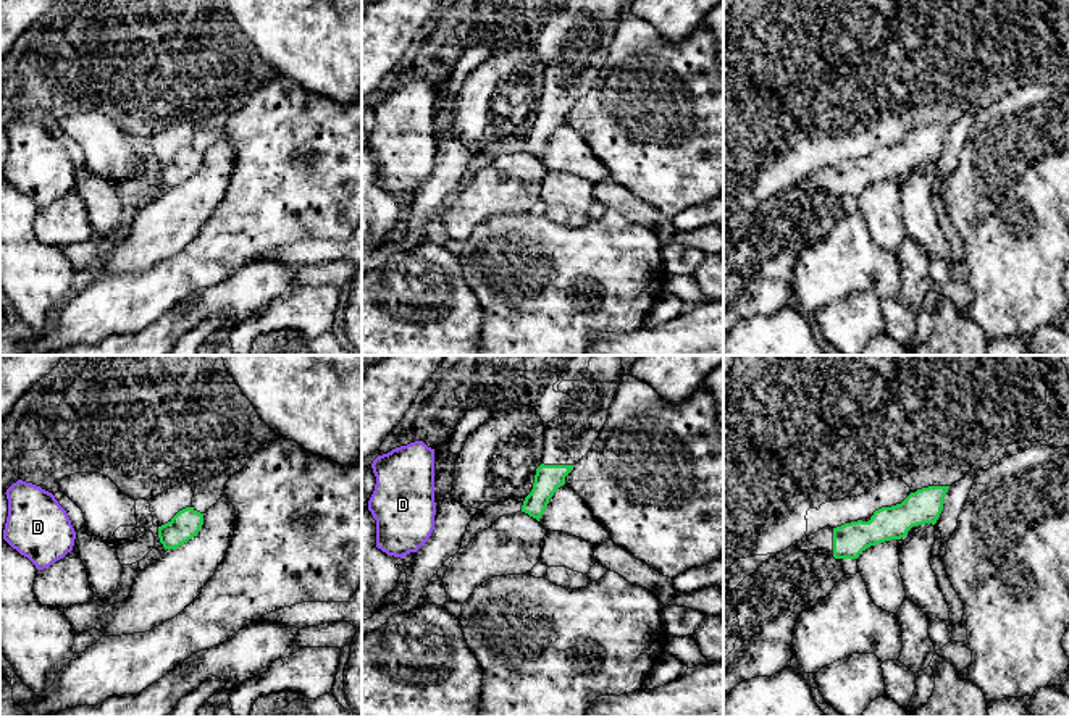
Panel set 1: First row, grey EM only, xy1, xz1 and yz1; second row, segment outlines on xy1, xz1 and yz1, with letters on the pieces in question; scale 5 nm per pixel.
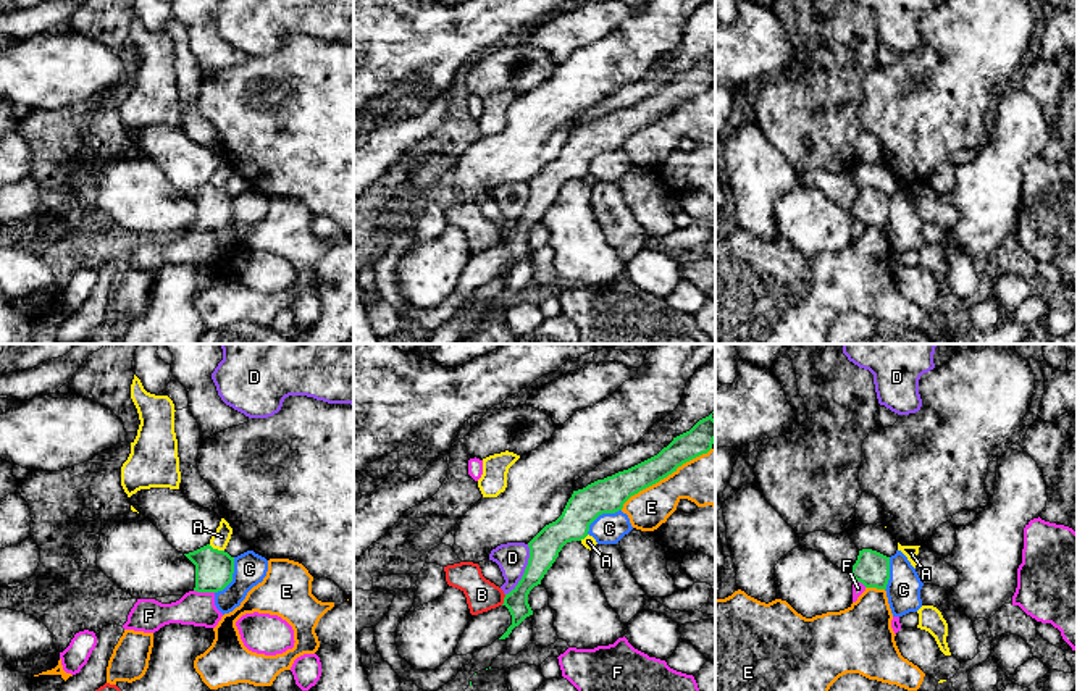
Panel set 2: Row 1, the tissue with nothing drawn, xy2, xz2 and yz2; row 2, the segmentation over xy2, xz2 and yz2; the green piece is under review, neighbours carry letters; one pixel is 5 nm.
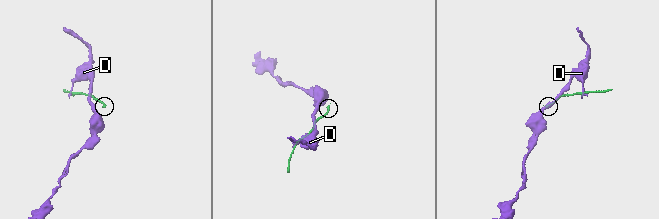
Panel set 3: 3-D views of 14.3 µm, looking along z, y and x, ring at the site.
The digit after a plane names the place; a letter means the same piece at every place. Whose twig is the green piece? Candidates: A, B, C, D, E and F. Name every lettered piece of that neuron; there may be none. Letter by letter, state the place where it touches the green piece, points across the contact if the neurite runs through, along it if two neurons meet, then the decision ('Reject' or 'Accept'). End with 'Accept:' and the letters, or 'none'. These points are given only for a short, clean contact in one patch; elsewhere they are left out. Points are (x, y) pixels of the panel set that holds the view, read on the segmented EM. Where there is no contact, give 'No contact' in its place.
A: Touches green at xy2 (217, 549). Boundary: xy2 (209, 544), (223, 551). Reject
B: Touches green at xz2 (504, 599). Reject
C: Touches green at xy2 (231, 577). Boundary: xy2 (234, 557), (233, 578), (215, 593). Reject
D: Touches green at xz2 (525, 570). Boundary: xz2 (528, 544), (525, 572), (506, 594). Reject
E: Touches green at xz2 (664, 477). Reject
F: Touches green at xy2 (204, 591). Reject
Accept: none

